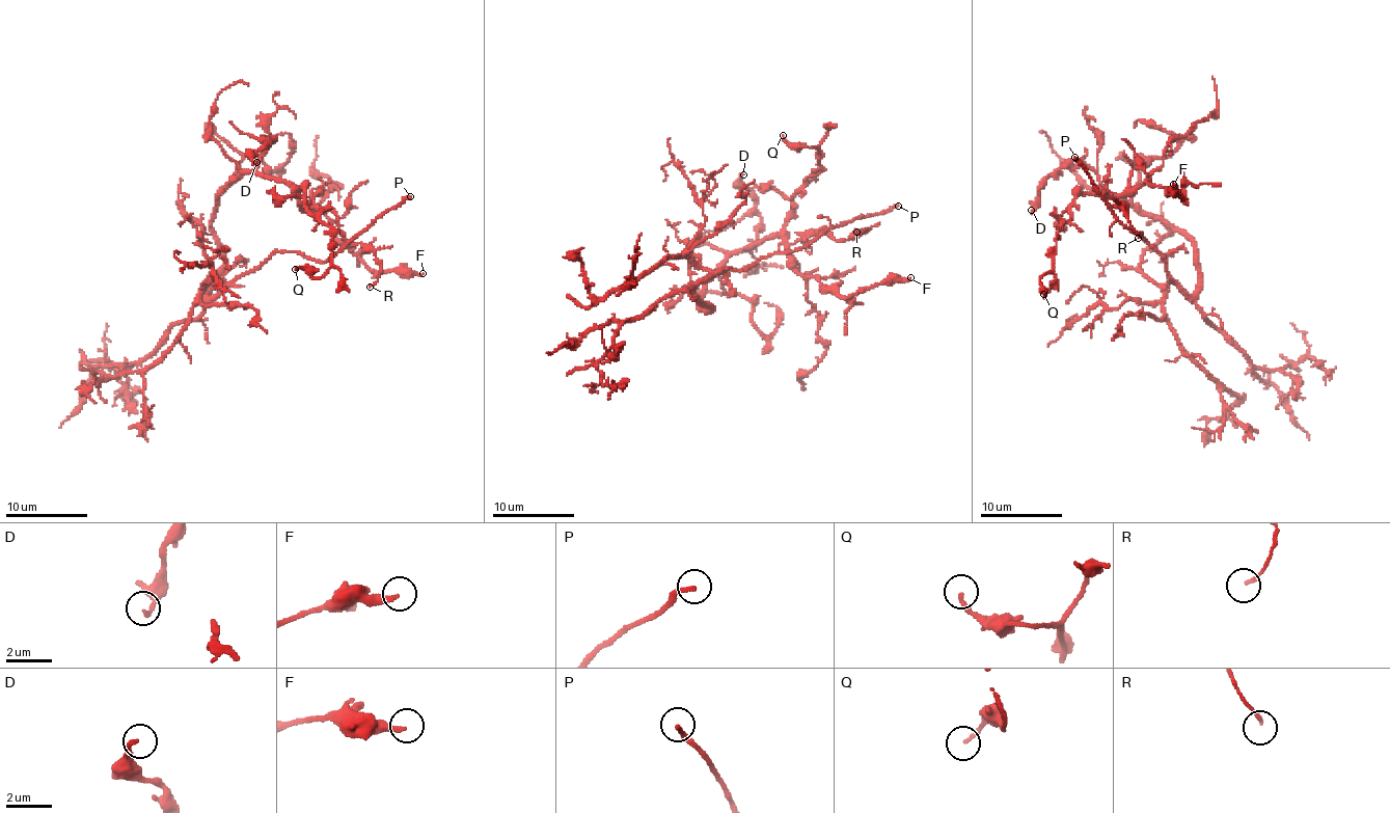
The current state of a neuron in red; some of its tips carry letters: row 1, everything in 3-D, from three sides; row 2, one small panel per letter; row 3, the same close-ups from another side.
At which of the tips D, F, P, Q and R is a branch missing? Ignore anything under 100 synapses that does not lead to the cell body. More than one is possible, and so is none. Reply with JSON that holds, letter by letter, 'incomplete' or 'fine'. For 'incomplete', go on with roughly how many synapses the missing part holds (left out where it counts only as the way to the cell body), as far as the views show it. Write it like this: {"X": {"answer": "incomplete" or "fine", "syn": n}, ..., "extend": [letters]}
{"D": {"answer": "fine"}, "F": {"answer": "fine"}, "P": {"answer": "incomplete"}, "Q": {"answer": "fine"}, "R": {"answer": "fine"}, "extend": ["P"]}

